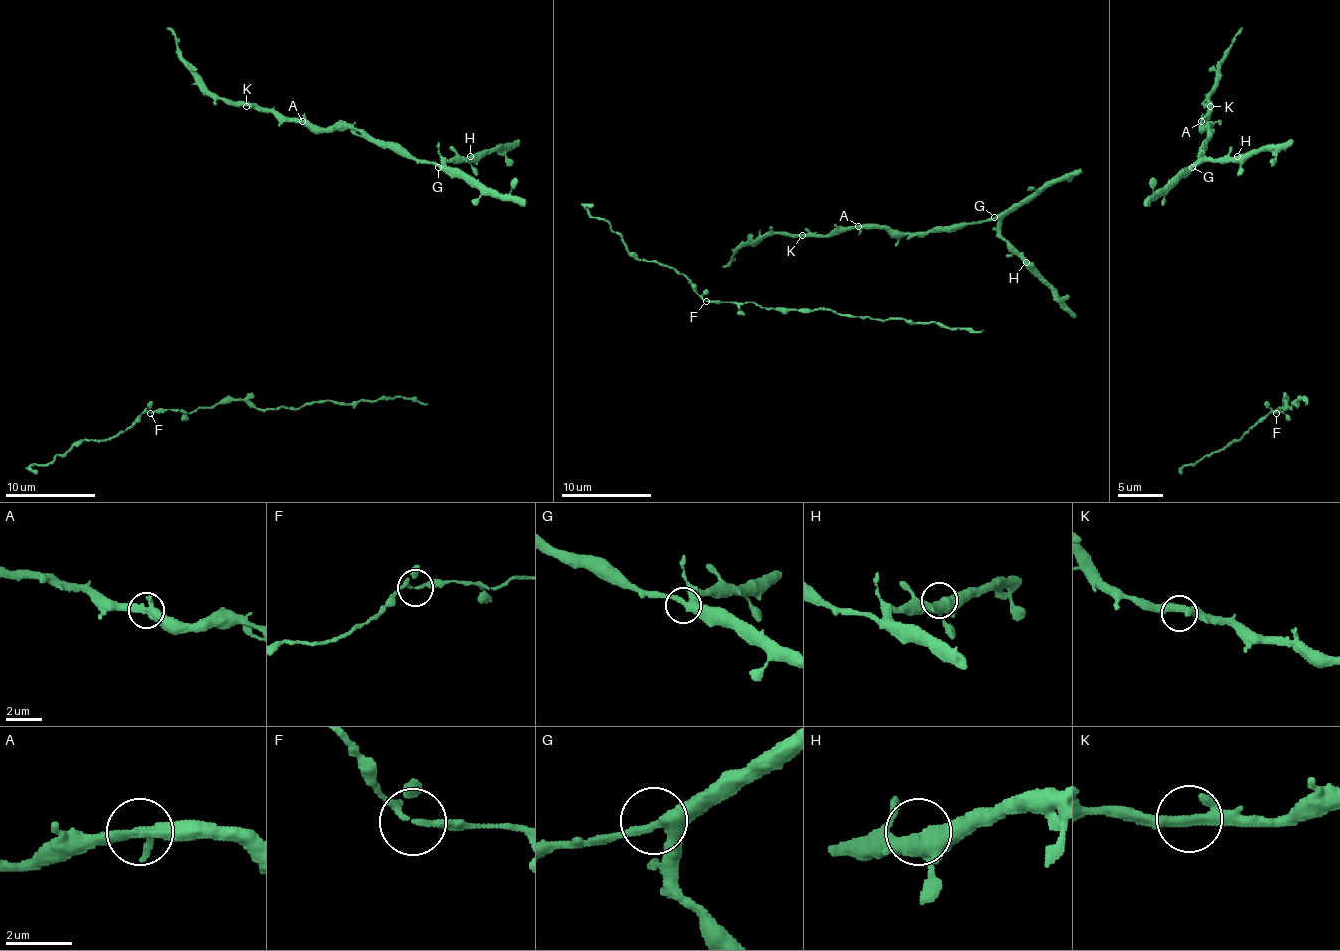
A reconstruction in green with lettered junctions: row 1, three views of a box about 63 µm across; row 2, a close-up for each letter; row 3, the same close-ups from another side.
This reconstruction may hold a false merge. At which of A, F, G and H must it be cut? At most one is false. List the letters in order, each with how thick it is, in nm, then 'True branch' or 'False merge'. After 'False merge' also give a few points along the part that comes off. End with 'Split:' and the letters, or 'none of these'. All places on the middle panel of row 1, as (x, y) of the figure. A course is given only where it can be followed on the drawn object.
A: Thickness 320 nm. True branch
F: Thickness 150 nm. True branch
G: Thickness 320 nm. True branch
H: Thickness 440 nm. True branch
Split: none of these

